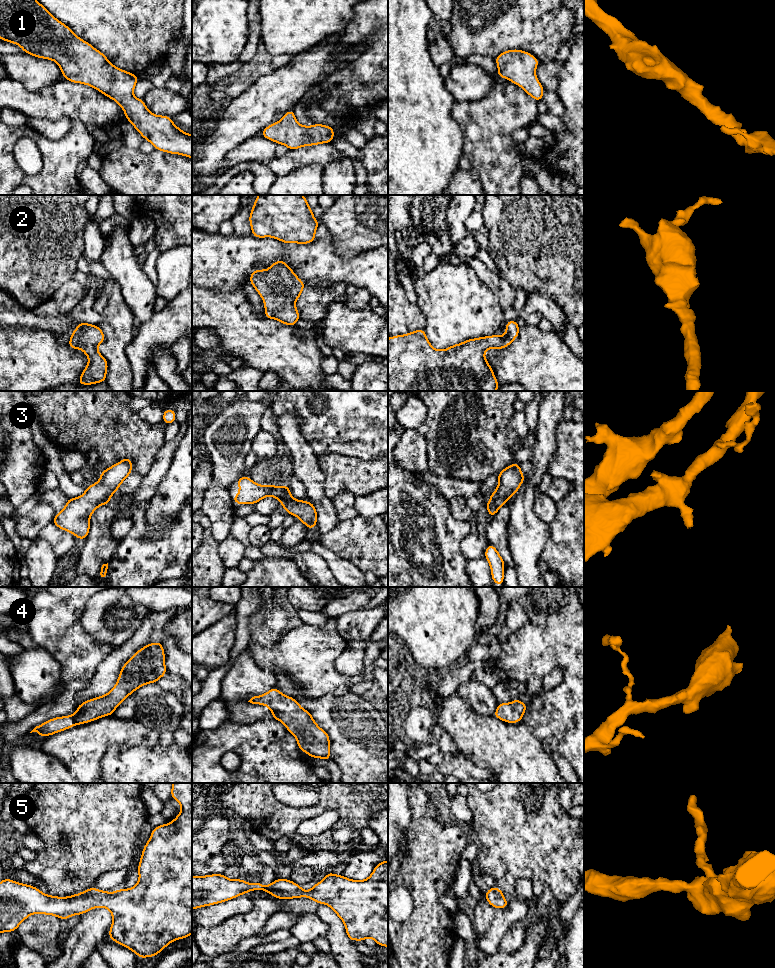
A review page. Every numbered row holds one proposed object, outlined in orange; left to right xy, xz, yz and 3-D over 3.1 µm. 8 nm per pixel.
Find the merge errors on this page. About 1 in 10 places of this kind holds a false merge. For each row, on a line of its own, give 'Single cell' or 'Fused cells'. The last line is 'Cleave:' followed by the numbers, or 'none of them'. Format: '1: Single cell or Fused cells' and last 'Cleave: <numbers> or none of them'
1: Single cell
2: Single cell
3: Single cell
4: Single cell
5: Single cell
Cleave: none of them

